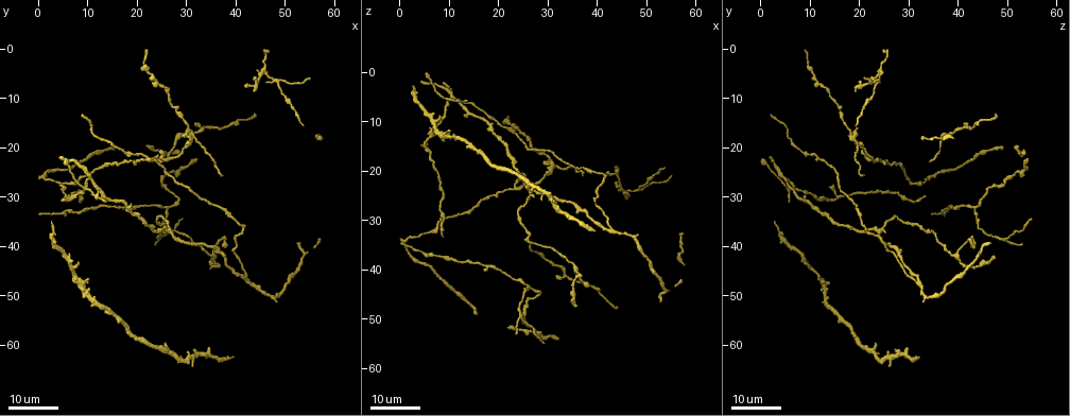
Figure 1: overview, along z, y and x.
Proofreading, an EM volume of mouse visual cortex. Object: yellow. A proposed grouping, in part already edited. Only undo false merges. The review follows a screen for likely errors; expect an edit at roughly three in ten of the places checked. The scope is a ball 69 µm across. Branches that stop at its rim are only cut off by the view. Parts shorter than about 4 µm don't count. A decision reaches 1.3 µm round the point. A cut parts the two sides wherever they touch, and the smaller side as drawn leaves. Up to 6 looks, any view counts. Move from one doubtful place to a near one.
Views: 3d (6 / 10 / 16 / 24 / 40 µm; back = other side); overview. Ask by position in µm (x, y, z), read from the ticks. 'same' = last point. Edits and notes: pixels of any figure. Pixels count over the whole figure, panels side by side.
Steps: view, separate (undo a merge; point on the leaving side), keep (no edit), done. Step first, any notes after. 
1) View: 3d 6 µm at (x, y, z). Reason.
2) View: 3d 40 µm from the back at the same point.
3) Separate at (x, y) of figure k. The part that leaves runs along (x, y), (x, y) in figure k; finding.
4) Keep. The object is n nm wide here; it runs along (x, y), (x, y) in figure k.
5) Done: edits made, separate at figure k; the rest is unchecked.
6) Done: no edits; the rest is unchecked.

View: 3d 16 µm at (26.5, 36.5, 24.5). Four arms meet.

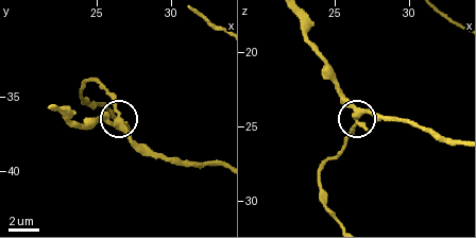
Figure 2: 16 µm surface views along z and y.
View: 3d 10 µm at (26.8, 36.8, 24.2).

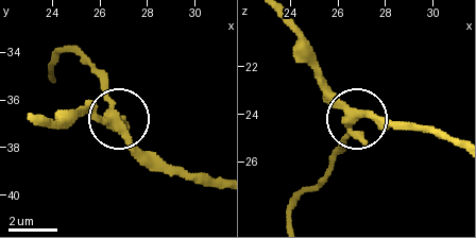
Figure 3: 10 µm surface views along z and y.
View: 3d 10 µm from the back at (26.7, 36.9, 24.2).

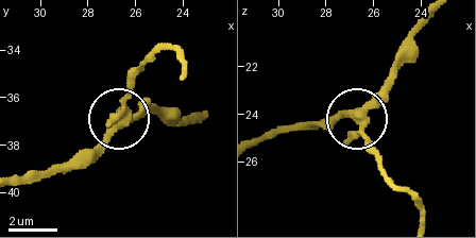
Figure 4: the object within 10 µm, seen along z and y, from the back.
Keep. The side arm is 37 µm long; continuous, no second neuron.

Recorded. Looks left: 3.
View: 3d 16 µm at (31.5, 17.5, 19.0).

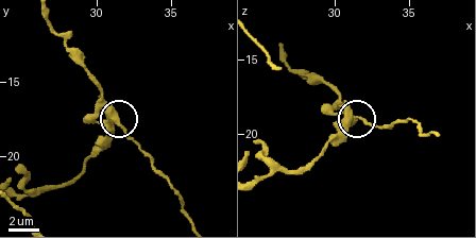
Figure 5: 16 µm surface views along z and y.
View: 3d 6 µm at (31.2, 17.8, 18.8).

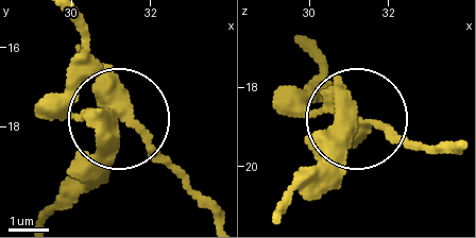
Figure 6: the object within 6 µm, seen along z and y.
Separate at (158, 156) of figure 6. The part that leaves runs along (118, 117), (213, 215) in figure 6; two neurons meet here.

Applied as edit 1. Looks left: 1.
Done: edits made, separate at figure 6; the rest is unchecked.

